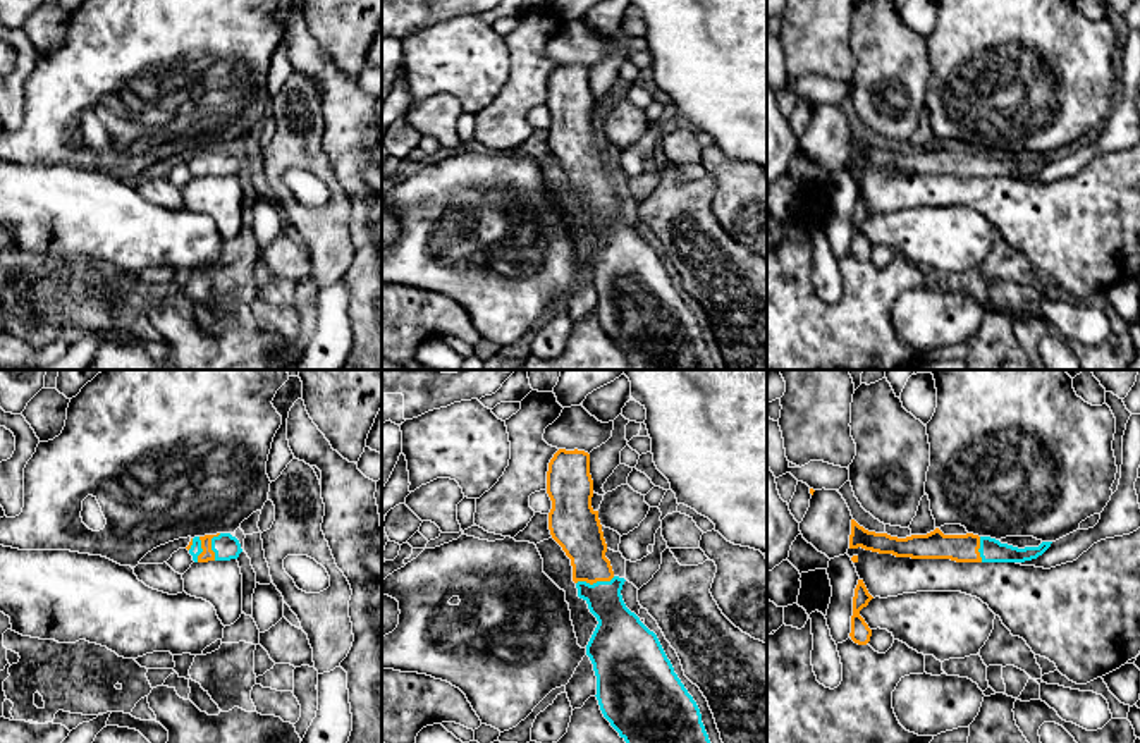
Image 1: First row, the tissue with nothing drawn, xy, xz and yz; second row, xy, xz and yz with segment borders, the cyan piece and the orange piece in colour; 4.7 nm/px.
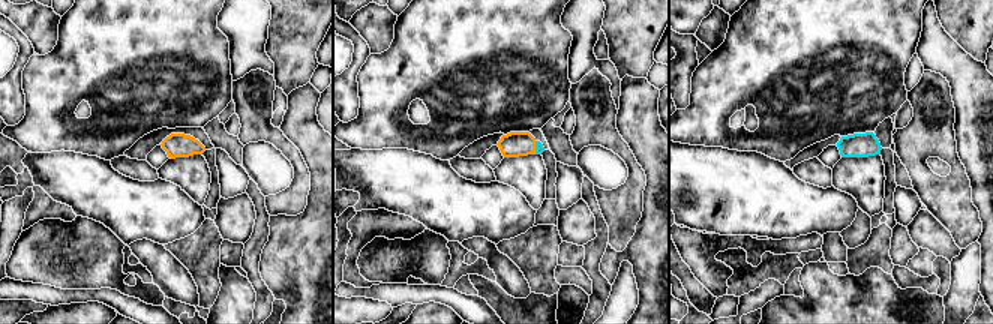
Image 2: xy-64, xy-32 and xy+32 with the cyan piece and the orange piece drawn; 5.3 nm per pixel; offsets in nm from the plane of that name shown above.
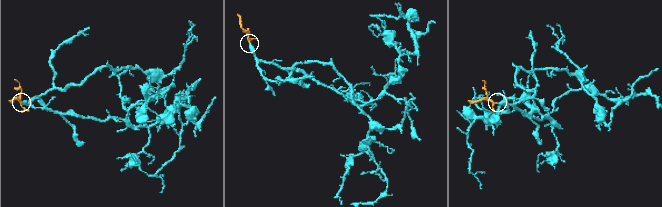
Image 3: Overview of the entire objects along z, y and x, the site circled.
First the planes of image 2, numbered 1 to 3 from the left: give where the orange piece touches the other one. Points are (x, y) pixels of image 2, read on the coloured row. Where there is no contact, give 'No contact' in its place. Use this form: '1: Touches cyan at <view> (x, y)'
1: No contact
2: Touches cyan at xy-32 (536, 147)
3: No contact

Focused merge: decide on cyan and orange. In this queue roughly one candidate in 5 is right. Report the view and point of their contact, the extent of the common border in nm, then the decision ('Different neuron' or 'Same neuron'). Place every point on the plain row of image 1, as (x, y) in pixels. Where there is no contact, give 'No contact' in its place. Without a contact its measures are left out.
Touches cyan at xz (597, 196). Shared border 190 nm. Same neuron

